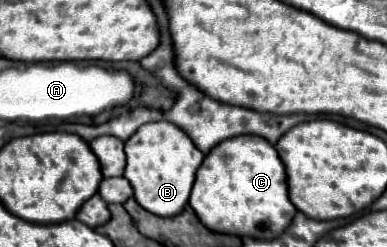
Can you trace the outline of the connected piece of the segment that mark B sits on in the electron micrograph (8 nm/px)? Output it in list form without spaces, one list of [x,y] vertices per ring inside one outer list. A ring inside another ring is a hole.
[[[166,120],[148,122],[126,140],[124,150],[126,150],[124,178],[128,178],[128,182],[132,184],[134,198],[156,216],[180,214],[188,204],[194,174],[204,158],[204,154],[198,148],[194,148],[192,140],[180,128],[176,128],[176,124],[170,124]]]

